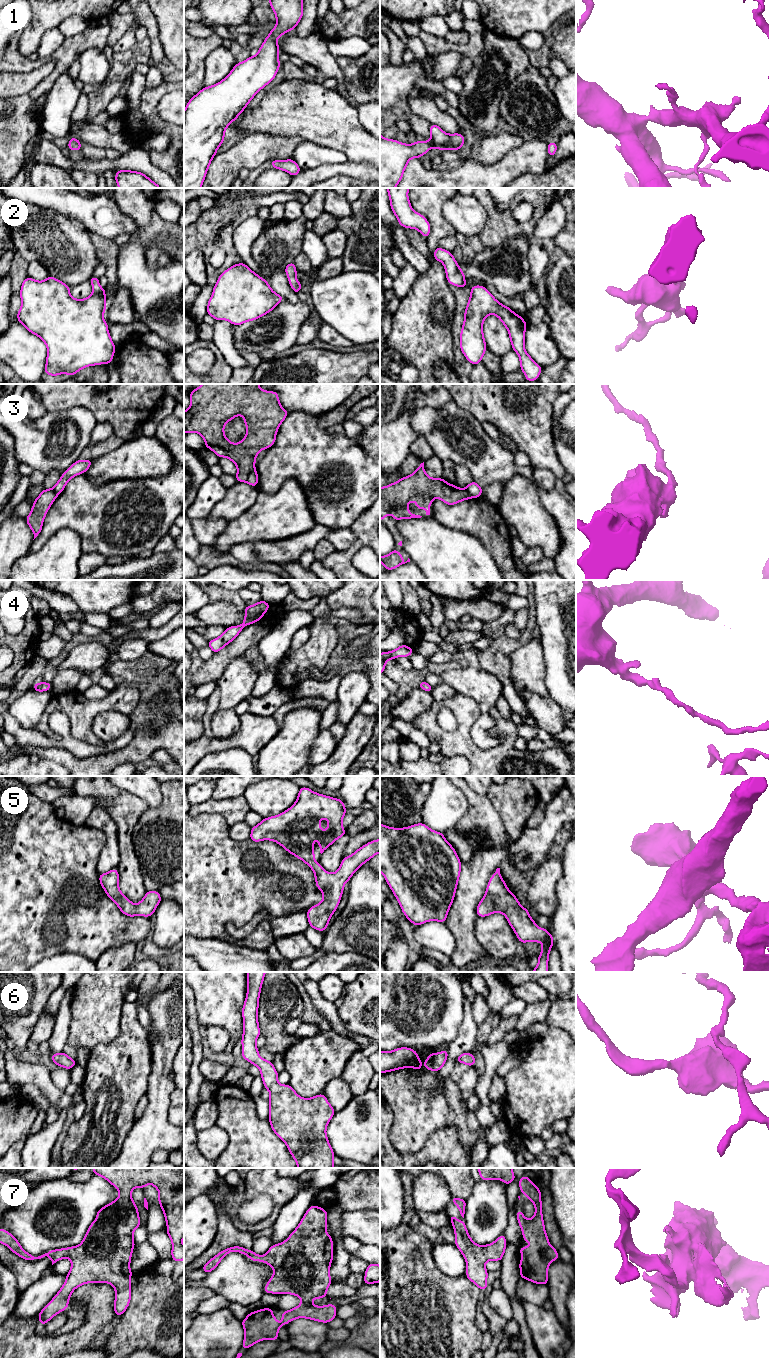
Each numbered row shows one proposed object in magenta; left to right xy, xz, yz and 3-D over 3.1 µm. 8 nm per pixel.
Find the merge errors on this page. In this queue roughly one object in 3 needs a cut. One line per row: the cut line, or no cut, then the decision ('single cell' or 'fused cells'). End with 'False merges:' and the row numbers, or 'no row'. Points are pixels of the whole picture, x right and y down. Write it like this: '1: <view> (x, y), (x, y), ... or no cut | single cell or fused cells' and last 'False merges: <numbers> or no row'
1: no cut | single cell
2: no cut | single cell
3: xz (254, 469), (245, 481) | fused cells
4: no cut | single cell
5: no cut | single cell
6: no cut | single cell
7: no cut | single cell
False merges: 3

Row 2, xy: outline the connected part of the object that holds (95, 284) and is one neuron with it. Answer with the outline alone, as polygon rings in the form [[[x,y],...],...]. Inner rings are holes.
[[[52,276],[44,281],[27,277],[22,283],[22,304],[17,320],[46,344],[48,353],[44,373],[50,376],[72,376],[85,367],[108,365],[113,360],[115,344],[103,318],[106,311],[106,289],[100,287],[99,278],[92,276],[90,281],[93,292],[86,299],[73,298],[70,287]]]

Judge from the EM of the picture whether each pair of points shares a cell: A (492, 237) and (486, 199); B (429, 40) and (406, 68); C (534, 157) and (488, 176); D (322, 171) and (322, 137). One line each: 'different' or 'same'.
A: same
B: different
C: same
D: different

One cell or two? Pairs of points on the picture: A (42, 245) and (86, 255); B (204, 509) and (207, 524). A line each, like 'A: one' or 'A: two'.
A: one
B: two

